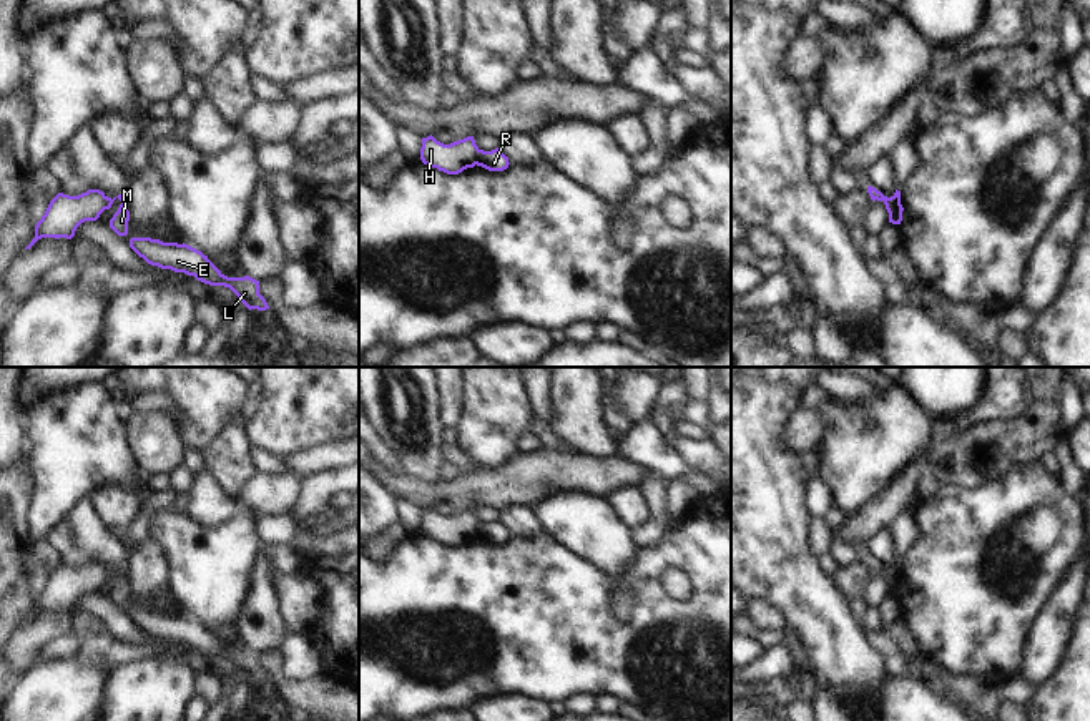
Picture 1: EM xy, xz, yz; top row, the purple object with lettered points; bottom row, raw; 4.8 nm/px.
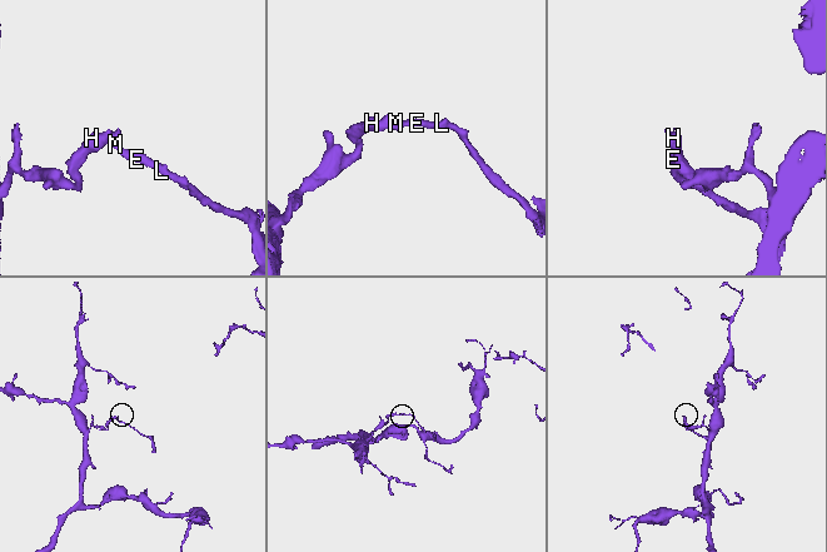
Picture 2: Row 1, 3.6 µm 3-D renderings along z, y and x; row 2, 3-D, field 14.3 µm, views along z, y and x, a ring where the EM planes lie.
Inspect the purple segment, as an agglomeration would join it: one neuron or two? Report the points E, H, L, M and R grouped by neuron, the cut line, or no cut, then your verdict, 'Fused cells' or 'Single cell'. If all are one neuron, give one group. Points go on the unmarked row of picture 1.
Groups: E L M R / H. Split along xz (479, 522), (474, 535). Fused cells.

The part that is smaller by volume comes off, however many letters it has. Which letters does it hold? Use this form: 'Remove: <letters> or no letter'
Remove: E, L, M, R

